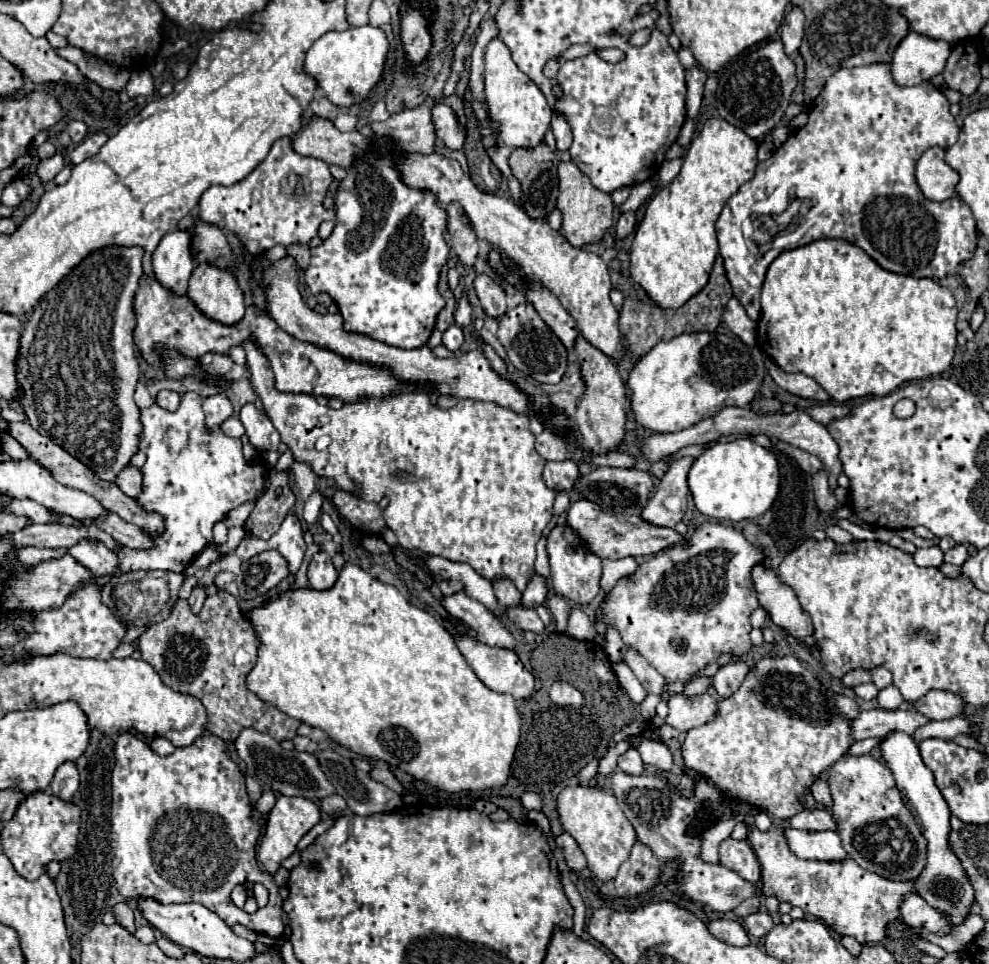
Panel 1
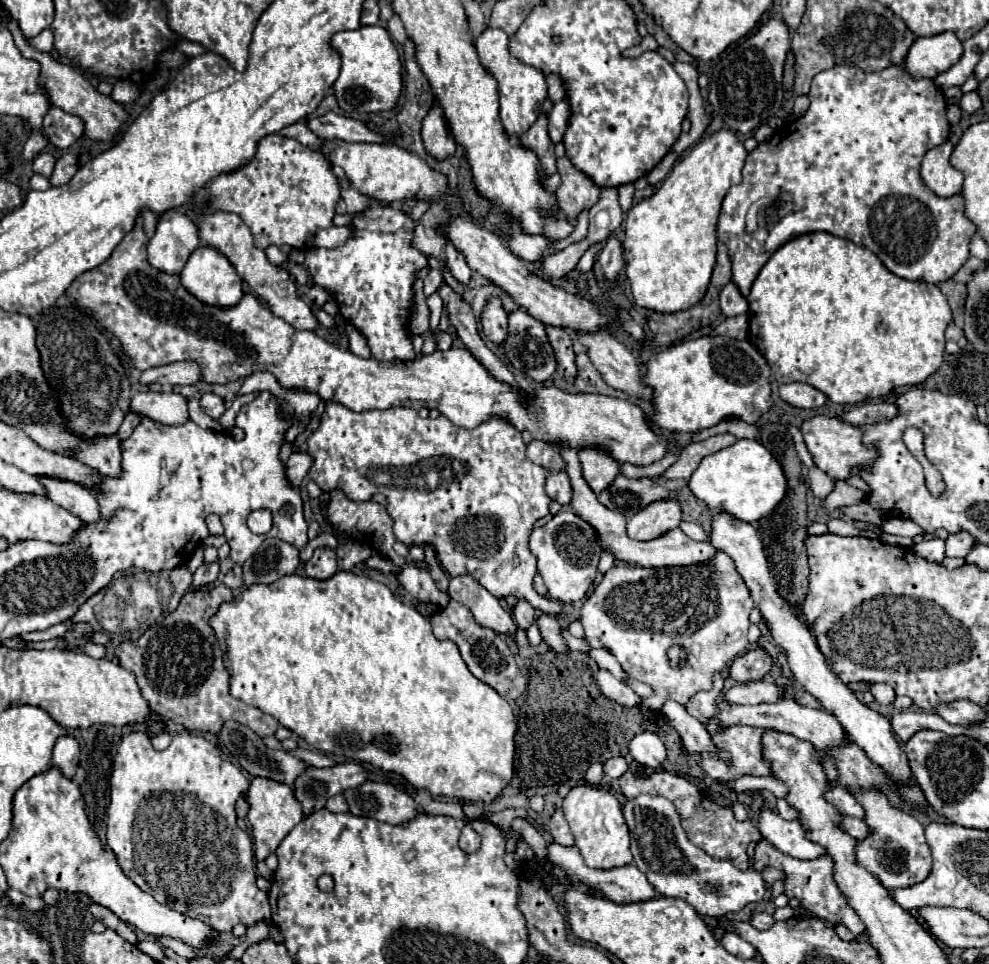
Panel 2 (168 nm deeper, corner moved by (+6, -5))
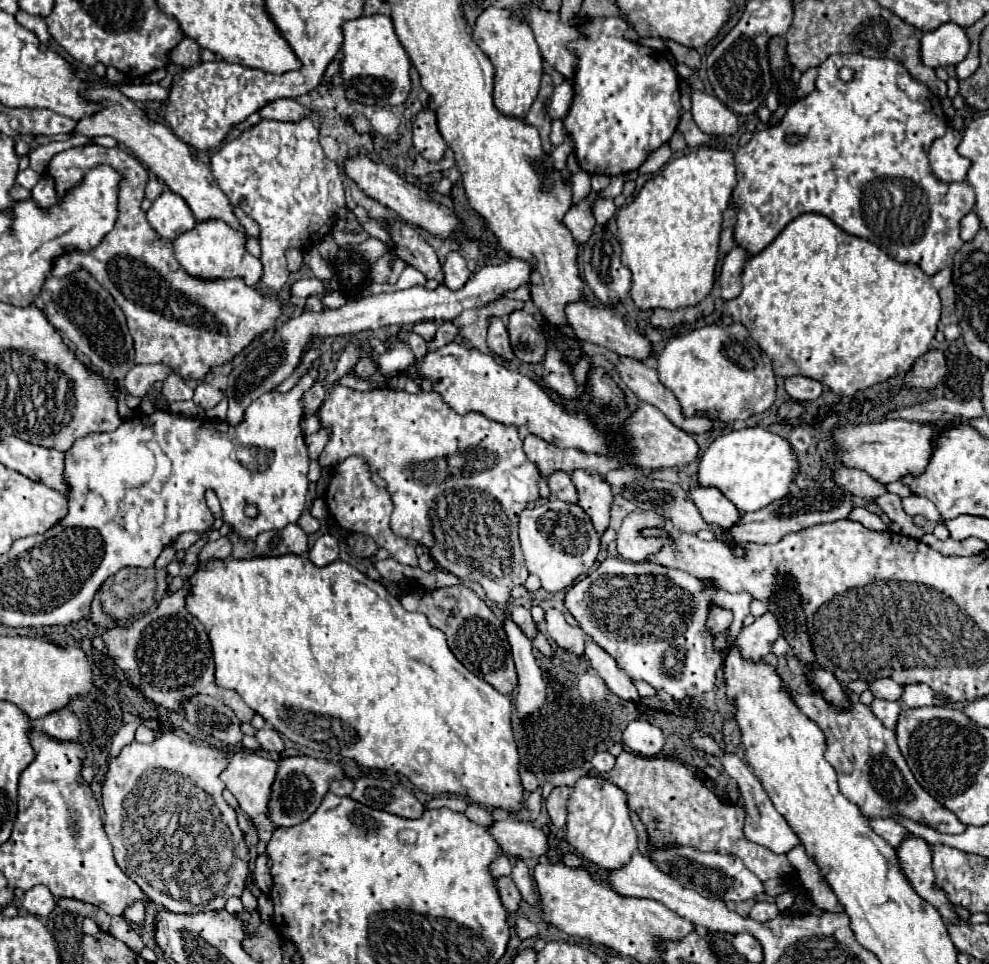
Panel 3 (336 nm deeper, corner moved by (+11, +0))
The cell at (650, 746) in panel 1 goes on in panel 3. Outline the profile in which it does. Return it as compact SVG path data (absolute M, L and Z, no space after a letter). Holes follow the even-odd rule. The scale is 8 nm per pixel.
M631 721L623 731L623 745L643 757L657 757L663 749L665 737L661 729L647 721Z

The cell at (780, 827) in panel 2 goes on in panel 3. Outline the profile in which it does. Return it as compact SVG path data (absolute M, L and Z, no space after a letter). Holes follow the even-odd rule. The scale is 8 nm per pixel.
M693 731L691 733L691 743L693 743L695 749L699 749L699 751L703 751L707 755L713 755L723 765L723 769L737 781L739 791L741 791L741 799L743 799L743 807L745 807L745 813L747 813L747 823L745 823L745 835L747 835L747 839L751 839L757 845L763 845L763 847L771 849L773 853L789 853L791 849L795 849L797 845L801 845L799 837L789 827L789 823L785 821L785 817L781 813L777 813L777 809L773 807L773 801L769 799L769 795L763 789L763 785L759 783L759 779L751 773L751 769L735 753L723 751L719 747L719 743L711 735L707 735L703 731Z

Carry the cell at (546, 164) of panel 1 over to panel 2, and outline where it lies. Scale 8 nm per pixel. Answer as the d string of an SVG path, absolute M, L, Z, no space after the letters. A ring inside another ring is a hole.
M544 112L538 116L536 124L532 124L532 128L528 128L528 132L524 132L524 136L520 136L520 144L538 154L538 158L542 162L542 170L546 176L556 172L554 144L548 136L548 118Z

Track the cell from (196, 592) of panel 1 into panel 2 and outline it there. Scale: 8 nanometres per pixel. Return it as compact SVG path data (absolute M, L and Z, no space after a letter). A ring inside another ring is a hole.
M218 560L212 562L212 564L202 564L196 572L194 572L194 582L192 582L192 588L200 588L204 584L212 584L216 578L218 578L218 572L220 572L220 564Z

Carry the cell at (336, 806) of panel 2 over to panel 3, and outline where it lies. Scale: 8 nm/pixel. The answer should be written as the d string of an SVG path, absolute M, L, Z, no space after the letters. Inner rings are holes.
M351 779L335 781L335 783L331 783L329 791L331 791L331 793L335 793L335 795L339 795L339 797L345 797L345 795L349 795L349 793L353 791L353 781L351 781Z

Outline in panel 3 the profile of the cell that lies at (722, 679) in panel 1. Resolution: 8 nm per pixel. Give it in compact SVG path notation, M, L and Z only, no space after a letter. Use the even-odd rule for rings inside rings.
M771 613L755 619L753 625L743 627L737 637L737 649L747 661L761 661L771 653L775 639L779 637L777 619Z

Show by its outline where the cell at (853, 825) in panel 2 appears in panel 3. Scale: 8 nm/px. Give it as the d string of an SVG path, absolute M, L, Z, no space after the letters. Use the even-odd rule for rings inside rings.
M869 817L869 825L871 829L881 835L891 847L897 847L903 837L909 833L905 827L901 827L899 823L895 823L893 819L875 819L875 817Z

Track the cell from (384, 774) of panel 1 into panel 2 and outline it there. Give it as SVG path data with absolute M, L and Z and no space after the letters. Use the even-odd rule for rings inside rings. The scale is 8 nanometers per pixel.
M358 762L336 764L330 768L308 766L294 782L294 796L302 804L304 818L324 808L326 800L346 788L356 788L368 780L368 772Z

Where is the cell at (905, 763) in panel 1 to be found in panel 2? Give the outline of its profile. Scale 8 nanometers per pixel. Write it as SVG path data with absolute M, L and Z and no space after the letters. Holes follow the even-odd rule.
M718 512L718 514L712 516L710 544L716 550L726 552L734 560L736 570L744 578L744 582L750 590L750 596L756 602L756 608L762 612L762 618L768 622L776 644L786 650L790 670L792 670L794 678L802 684L802 688L808 690L830 714L834 714L836 720L840 720L848 738L854 740L870 756L872 762L882 766L892 780L896 780L900 784L906 784L906 780L912 776L912 772L910 772L908 758L906 758L906 752L904 752L904 744L900 740L896 740L896 734L892 732L890 720L884 718L882 714L870 710L864 702L860 702L858 696L836 676L836 672L832 672L828 660L820 652L820 648L818 648L816 640L812 638L810 630L806 628L806 624L802 624L792 614L790 606L780 598L780 594L776 590L776 582L774 582L770 570L768 570L768 562L766 562L766 556L764 556L764 546L762 546L762 540L760 540L758 532L748 522L736 520L728 512Z

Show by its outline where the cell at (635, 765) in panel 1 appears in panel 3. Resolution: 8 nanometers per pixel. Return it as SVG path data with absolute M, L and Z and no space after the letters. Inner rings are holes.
M603 751L591 759L591 765L597 769L597 773L607 775L615 767L615 757L609 751Z

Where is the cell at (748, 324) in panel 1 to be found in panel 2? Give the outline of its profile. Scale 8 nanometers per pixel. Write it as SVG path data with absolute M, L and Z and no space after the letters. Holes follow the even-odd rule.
M728 282L722 288L722 292L720 292L720 306L722 306L724 316L738 316L738 314L746 314L748 312L748 302L740 294L740 290L736 288L734 282Z

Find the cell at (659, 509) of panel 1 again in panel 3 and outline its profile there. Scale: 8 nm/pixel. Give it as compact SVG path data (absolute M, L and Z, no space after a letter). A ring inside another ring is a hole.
M655 509L633 511L623 519L623 525L617 533L617 551L629 561L645 561L647 555L659 551L667 543L661 537L645 537L643 529L665 529L665 515Z

